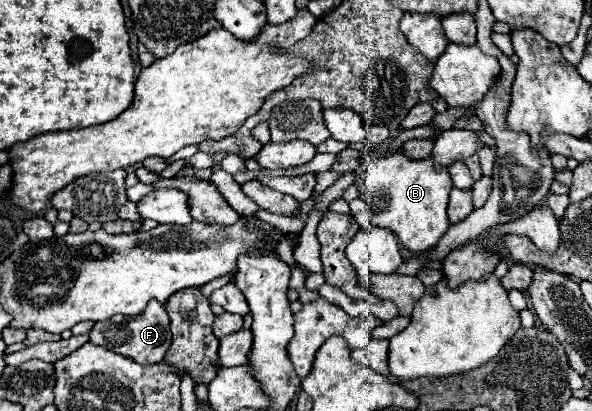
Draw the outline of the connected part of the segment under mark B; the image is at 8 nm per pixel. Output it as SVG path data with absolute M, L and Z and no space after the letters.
M390 152L374 160L366 170L362 198L372 210L372 224L392 230L410 252L424 254L438 244L450 226L446 216L450 190L448 170L436 170L432 158L414 162L402 152Z

